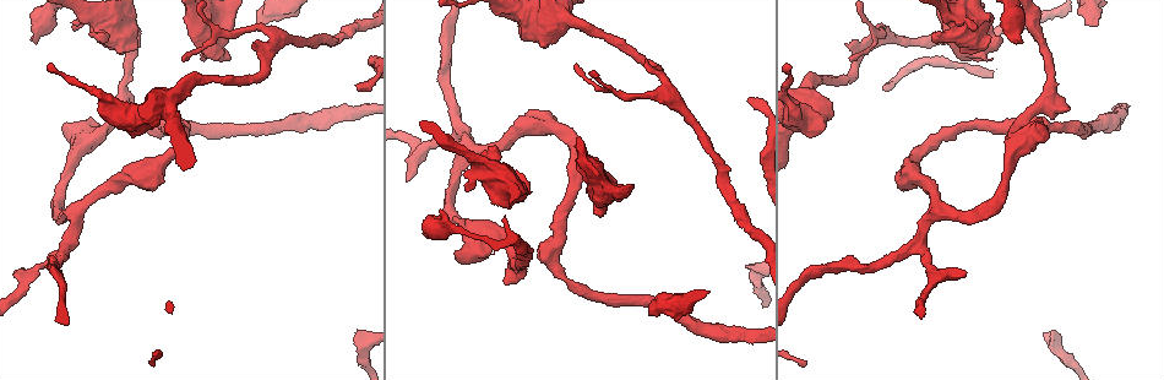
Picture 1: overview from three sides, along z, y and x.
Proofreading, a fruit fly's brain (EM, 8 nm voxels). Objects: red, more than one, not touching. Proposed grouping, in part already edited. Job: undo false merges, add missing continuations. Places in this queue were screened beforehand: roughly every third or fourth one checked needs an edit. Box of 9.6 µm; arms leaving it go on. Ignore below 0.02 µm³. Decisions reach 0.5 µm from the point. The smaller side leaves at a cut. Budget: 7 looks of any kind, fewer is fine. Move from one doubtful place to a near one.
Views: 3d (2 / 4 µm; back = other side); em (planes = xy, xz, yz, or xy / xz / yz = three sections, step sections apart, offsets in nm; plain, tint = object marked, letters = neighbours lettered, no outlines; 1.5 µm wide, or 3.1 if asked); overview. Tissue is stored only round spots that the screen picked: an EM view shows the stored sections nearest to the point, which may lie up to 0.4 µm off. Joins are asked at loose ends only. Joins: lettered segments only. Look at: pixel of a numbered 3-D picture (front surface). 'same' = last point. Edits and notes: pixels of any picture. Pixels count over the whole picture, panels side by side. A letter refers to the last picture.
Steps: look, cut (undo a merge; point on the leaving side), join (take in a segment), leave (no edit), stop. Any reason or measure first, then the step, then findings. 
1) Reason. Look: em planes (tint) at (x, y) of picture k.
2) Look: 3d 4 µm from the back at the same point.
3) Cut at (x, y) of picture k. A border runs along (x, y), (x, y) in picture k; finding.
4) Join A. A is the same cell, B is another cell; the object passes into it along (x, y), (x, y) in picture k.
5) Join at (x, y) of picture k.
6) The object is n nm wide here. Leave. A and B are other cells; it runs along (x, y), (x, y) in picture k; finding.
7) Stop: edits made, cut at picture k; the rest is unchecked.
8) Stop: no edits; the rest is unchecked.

An open end. Look: em planes (letters) at (964, 272) of picture 1.

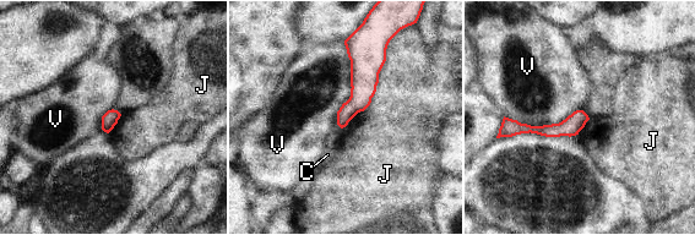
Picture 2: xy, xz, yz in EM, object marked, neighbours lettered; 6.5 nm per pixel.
Leave. C, J and V are other cells; a border runs along (389, 44), (372, 102), (345, 126) in picture 2; none of them fits.

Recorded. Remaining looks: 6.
An open end. Look: em planes (letters) at (35, 41) of picture 1.

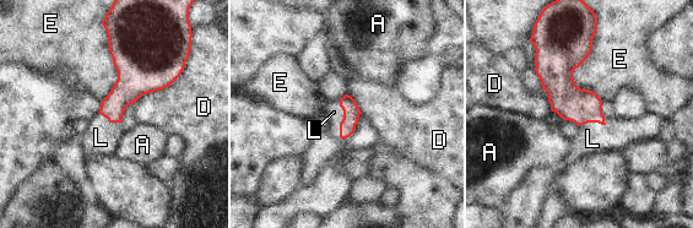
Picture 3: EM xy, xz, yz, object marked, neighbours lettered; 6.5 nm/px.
The longest contact is with E, 460 nm. Join L. L is the same cell, A, D and E are other cells; it goes on there.

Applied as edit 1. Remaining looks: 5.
Thick end. Look: 3d 4 µm at (648, 307) of picture 1.

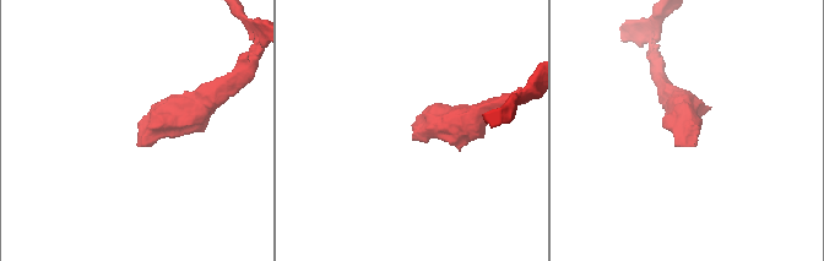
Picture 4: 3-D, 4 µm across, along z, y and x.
Need the tissue. Look: em planes (letters) at (414, 130) of picture 4.

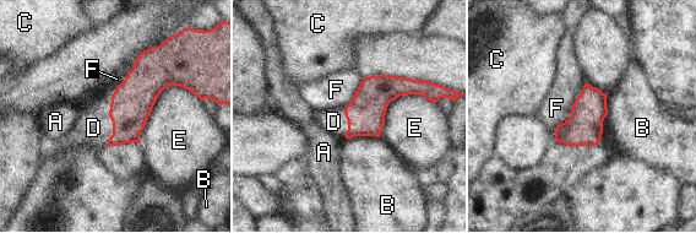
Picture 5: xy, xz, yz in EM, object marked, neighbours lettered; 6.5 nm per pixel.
The longest contact is with E, 500 nm. Join D. D is the same cell, A, B, C, E and F are other cells; the object passes into it along (131, 103), (110, 118), (93, 128) in picture 5; it goes on there.

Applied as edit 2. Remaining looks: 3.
Stop: edits made, join at picture 3, join at picture 5; the rest is unchecked.

